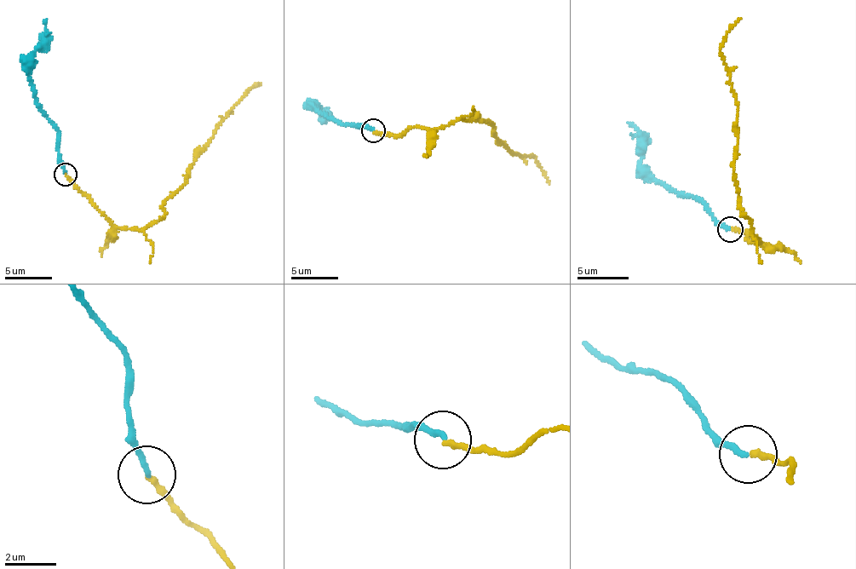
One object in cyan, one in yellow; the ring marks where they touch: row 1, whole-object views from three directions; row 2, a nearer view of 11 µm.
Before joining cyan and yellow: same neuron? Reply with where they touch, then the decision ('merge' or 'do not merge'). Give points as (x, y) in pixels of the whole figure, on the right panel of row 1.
(730, 229) | do not merge

